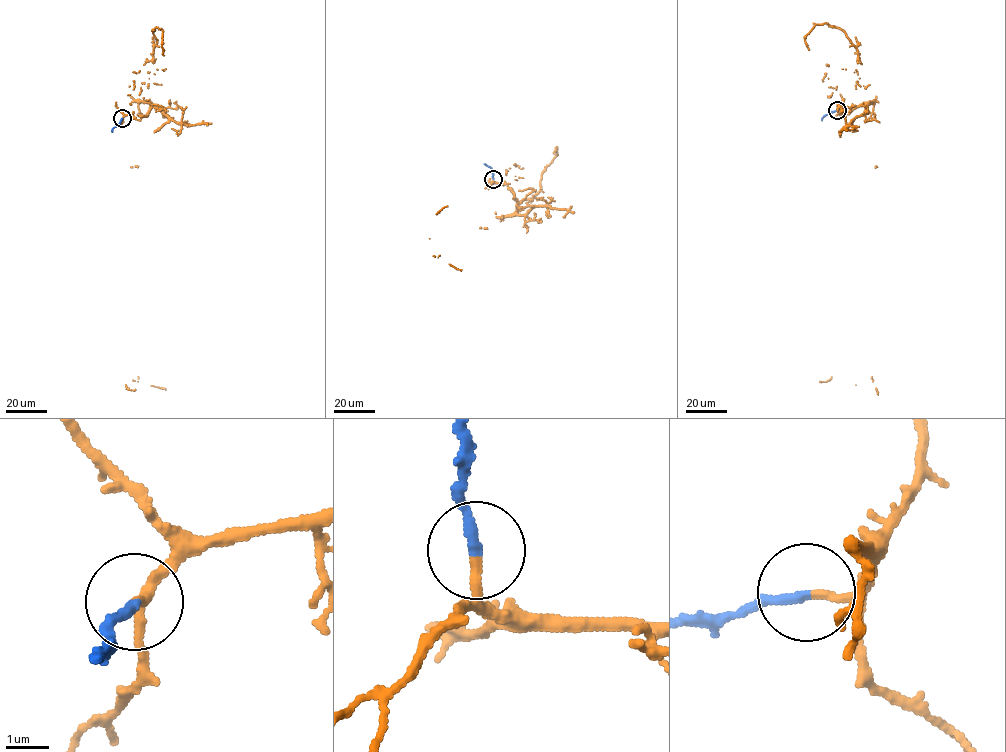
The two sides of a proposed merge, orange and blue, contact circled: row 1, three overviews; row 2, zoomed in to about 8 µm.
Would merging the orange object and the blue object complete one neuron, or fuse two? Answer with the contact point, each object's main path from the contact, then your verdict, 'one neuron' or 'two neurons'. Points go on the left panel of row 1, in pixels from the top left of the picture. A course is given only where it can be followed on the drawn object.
at (122, 118); orange runs (122, 118), (146, 115), (151, 103), (168, 120), (154, 132), (132, 166), (151, 385), (165, 390); blue runs (122, 118), (112, 132); one neuron

